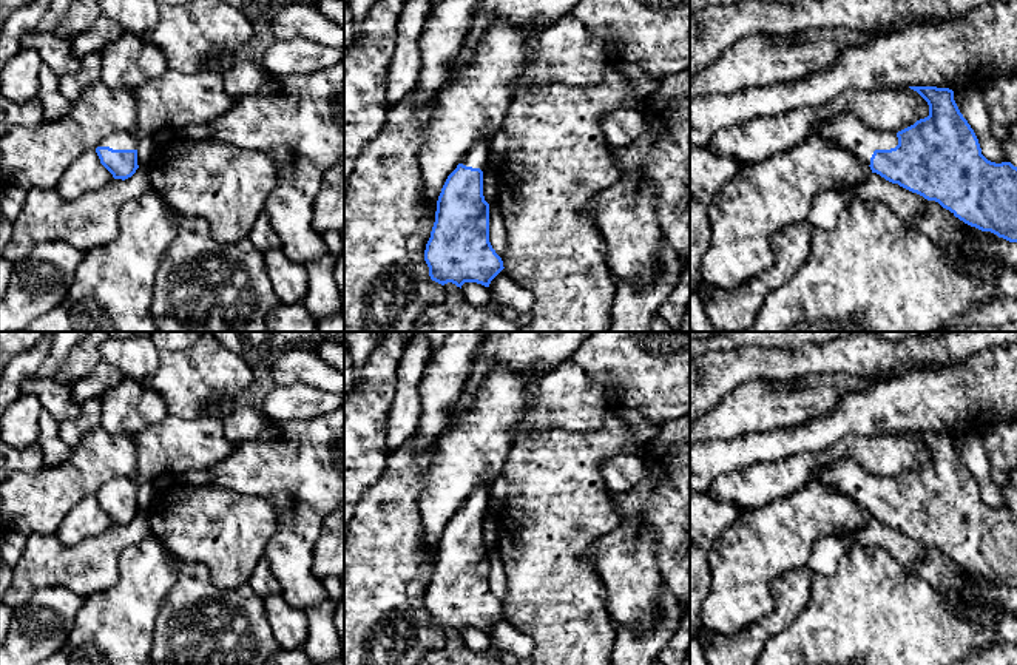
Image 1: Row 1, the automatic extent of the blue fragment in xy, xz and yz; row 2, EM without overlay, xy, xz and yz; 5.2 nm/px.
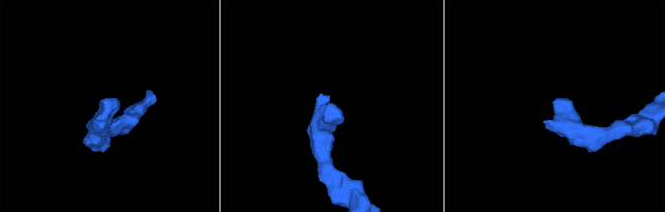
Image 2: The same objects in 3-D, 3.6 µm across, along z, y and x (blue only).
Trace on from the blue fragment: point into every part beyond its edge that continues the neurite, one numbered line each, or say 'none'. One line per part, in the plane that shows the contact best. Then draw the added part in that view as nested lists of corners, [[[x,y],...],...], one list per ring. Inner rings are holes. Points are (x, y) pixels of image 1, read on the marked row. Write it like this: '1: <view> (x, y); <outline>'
1: yz (844, 130); [[[841,113],[824,120],[818,128],[818,139],[838,145],[864,165],[870,165],[875,150],[890,150],[898,145],[895,133],[884,133],[863,123],[855,114]]]

